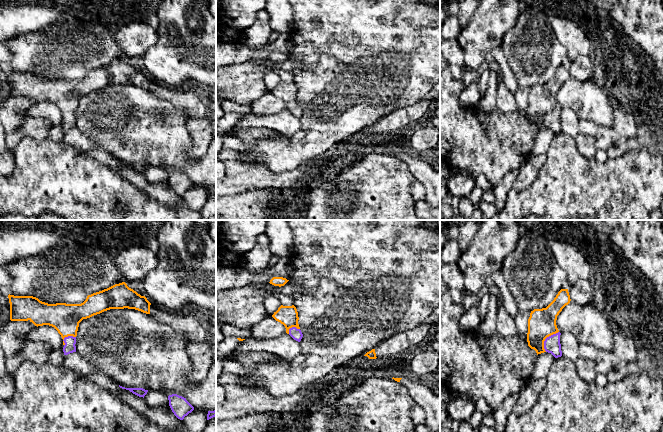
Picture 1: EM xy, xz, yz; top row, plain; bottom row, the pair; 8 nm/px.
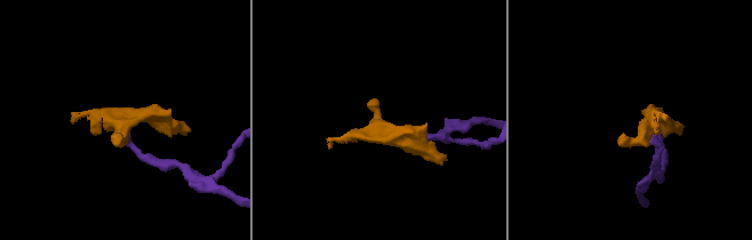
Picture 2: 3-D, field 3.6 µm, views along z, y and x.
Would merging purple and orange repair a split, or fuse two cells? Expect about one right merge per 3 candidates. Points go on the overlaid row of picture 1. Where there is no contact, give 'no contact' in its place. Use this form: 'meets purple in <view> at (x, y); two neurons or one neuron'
meets purple in yz at (545, 339); one neuron

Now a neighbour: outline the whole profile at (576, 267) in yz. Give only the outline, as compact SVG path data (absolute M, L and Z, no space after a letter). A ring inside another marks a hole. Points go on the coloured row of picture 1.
M549 240L548 245L558 265L564 270L569 287L581 280L592 278L588 261L576 247L557 240Z

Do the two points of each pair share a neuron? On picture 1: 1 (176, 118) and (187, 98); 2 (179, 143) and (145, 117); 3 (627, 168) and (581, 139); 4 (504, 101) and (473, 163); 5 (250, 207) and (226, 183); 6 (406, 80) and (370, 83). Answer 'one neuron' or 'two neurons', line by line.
1: two neurons
2: one neuron
3: two neurons
4: two neurons
5: two neurons
6: one neuron

